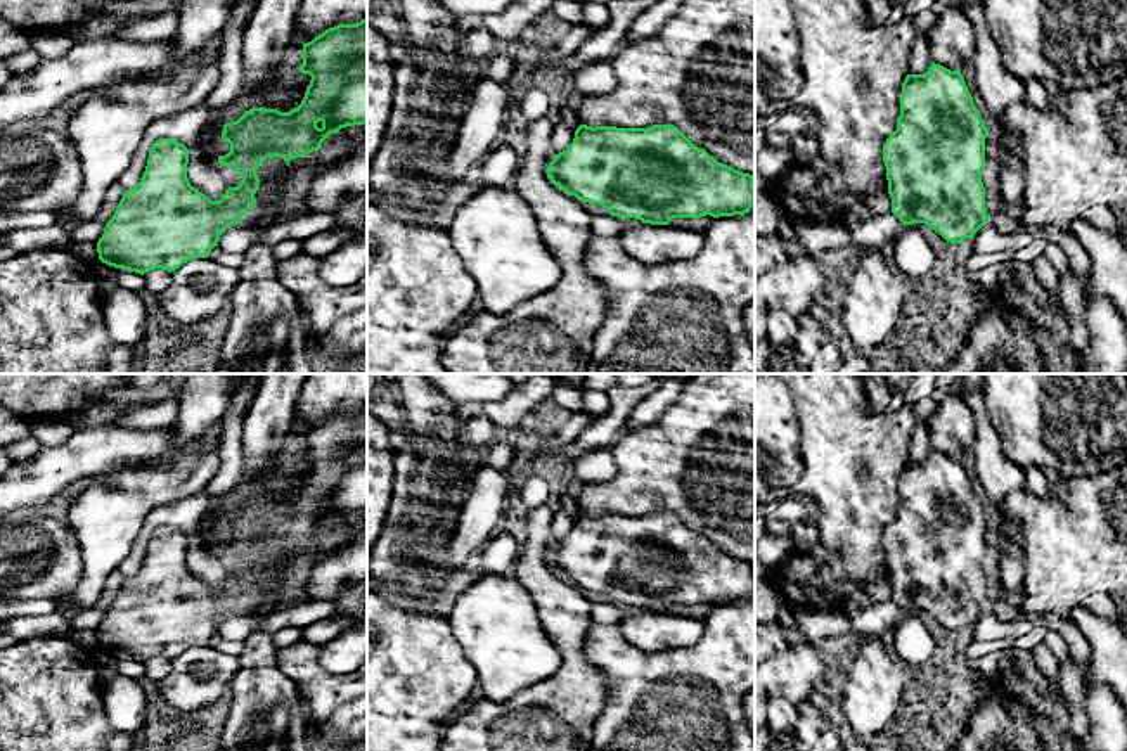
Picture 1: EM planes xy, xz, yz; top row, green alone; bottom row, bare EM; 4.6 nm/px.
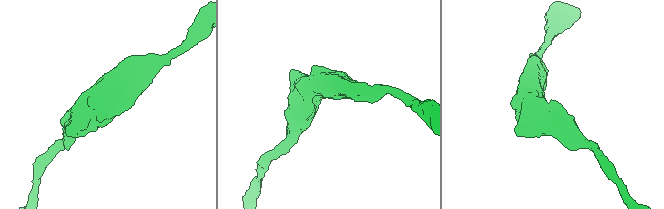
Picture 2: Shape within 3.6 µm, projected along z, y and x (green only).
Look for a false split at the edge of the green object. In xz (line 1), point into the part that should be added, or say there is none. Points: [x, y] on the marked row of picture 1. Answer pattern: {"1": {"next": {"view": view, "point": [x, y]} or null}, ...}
{"1": {"next": null}}

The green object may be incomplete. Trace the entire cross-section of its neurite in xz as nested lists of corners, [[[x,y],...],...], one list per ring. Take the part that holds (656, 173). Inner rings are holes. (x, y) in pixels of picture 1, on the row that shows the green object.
[[[580,125],[570,147],[554,154],[545,173],[554,185],[582,202],[601,204],[611,216],[651,225],[668,225],[673,218],[744,215],[755,204],[753,175],[718,163],[673,125]]]

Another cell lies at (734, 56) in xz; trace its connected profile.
[[[680,0],[677,12],[654,36],[627,42],[609,62],[618,83],[609,93],[585,97],[578,114],[582,125],[673,125],[718,163],[755,175],[755,0]]]

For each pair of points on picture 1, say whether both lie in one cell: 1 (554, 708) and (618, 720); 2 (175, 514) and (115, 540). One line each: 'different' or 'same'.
1: different
2: different

